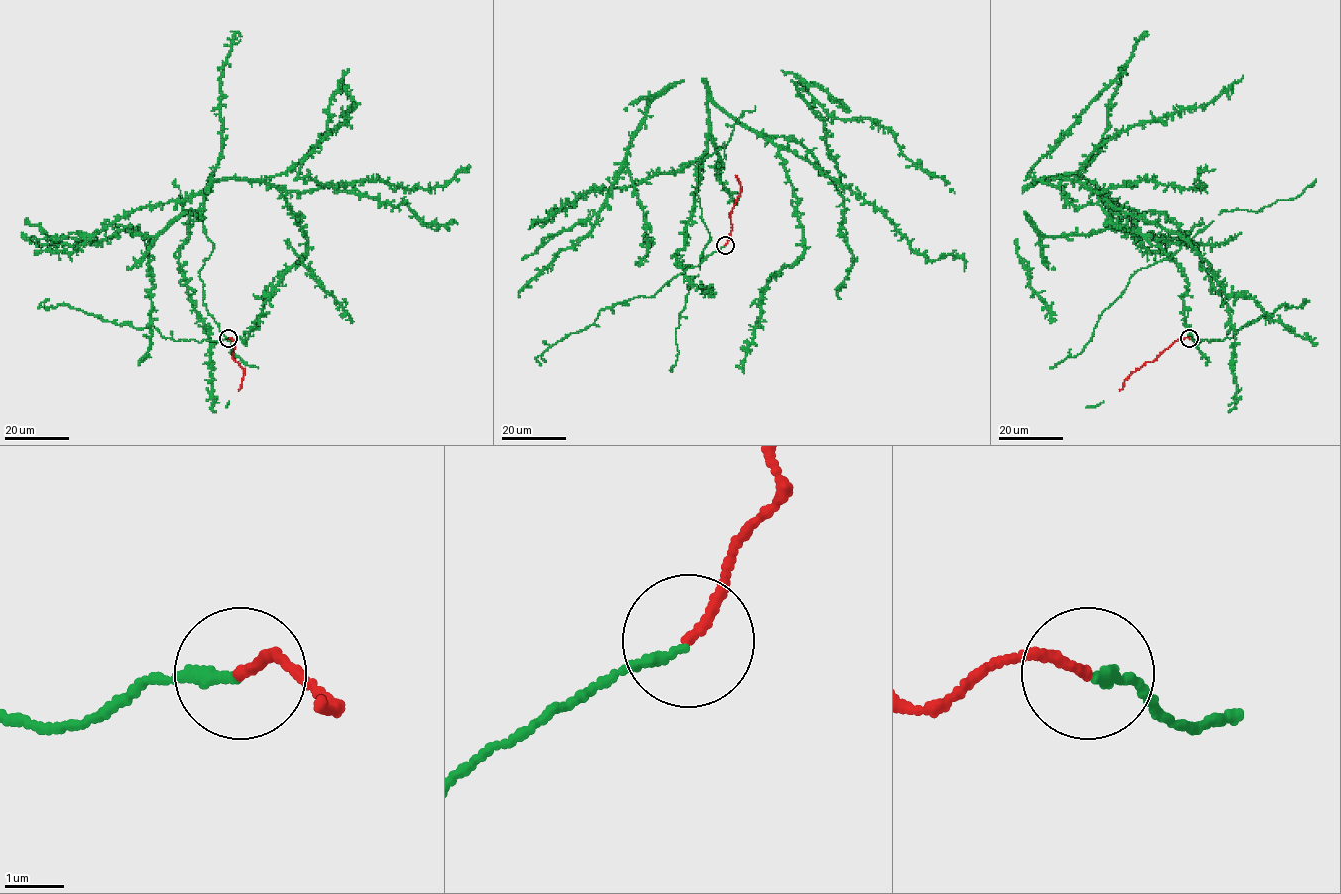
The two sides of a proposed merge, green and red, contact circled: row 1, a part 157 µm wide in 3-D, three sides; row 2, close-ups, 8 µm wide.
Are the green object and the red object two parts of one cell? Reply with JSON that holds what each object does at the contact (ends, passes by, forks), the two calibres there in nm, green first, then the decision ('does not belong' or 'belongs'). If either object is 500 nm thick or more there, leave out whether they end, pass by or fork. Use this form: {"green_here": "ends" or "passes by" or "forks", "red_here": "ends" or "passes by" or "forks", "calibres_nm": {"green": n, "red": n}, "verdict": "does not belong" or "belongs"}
{"green_here": "ends", "red_here": "ends", "calibres_nm": {"green": 170, "red": 150}, "verdict": "belongs"}

